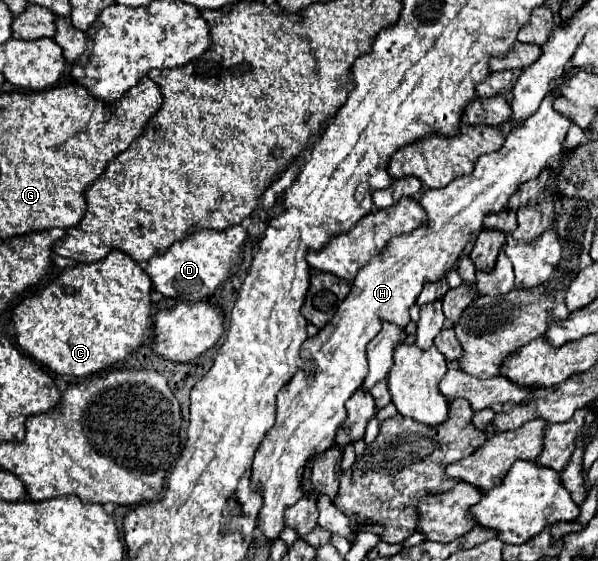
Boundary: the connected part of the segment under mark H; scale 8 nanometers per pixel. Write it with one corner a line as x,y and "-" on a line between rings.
547,94
543,98
539,110
531,118
527,118
527,122
523,126
513,128
507,134
501,150
483,154
477,160
475,170
469,176
461,176
455,182
451,182
443,188
437,188
437,190
425,190
419,198
419,204
427,214
427,226
415,228
409,234
399,234
393,240
389,240
389,244
383,248
383,252
373,256
357,272
355,280
351,282
351,292
337,306
333,320
325,328
321,328
317,336
305,340
303,360
313,360
315,372
303,372
303,370
299,372
297,370
293,374
293,378
285,384
285,388
279,390
279,394
277,394
277,420
275,420
273,428
267,432
267,436
263,438
263,442
255,454
255,460
253,460
251,488
259,488
259,492
263,496
263,506
261,506
259,516
257,516
257,528
263,532
265,540
273,542
279,538
279,532
285,526
283,524
285,508
289,508
291,504
295,504
303,496
301,482
303,482
303,472
305,472
307,460
311,456
325,452
335,442
337,428
343,424
343,420
347,416
345,402
363,384
363,380
367,376
367,350
365,348
367,348
369,340
373,340
377,336
377,332
381,330
381,322
387,320
387,322
397,324
399,328
405,328
411,320
409,308
417,300
417,296
423,288
423,282
441,280
455,266
455,262
459,260
469,238
475,232
483,230
483,216
489,212
499,212
509,202
509,196
513,192
517,192
519,184
539,176
539,172
543,172
547,168
547,160
553,154
561,152
561,146
565,142
567,128
571,126
571,120
567,120
565,116
559,116
553,110
553,100
555,100
555,94

